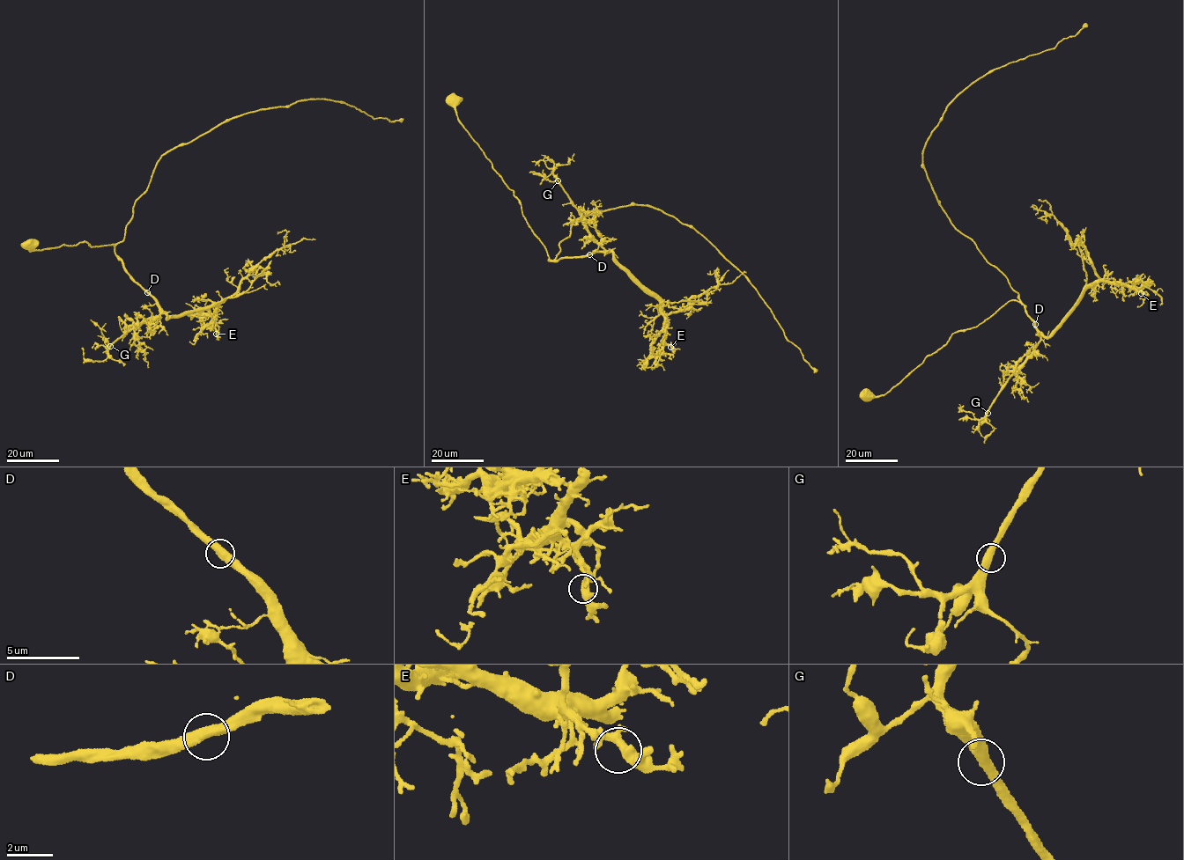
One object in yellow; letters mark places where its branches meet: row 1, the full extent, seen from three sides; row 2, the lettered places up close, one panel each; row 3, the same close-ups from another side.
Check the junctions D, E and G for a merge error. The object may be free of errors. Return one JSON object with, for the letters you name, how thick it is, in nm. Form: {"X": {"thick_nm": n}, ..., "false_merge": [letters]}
{"false_merge": []}

